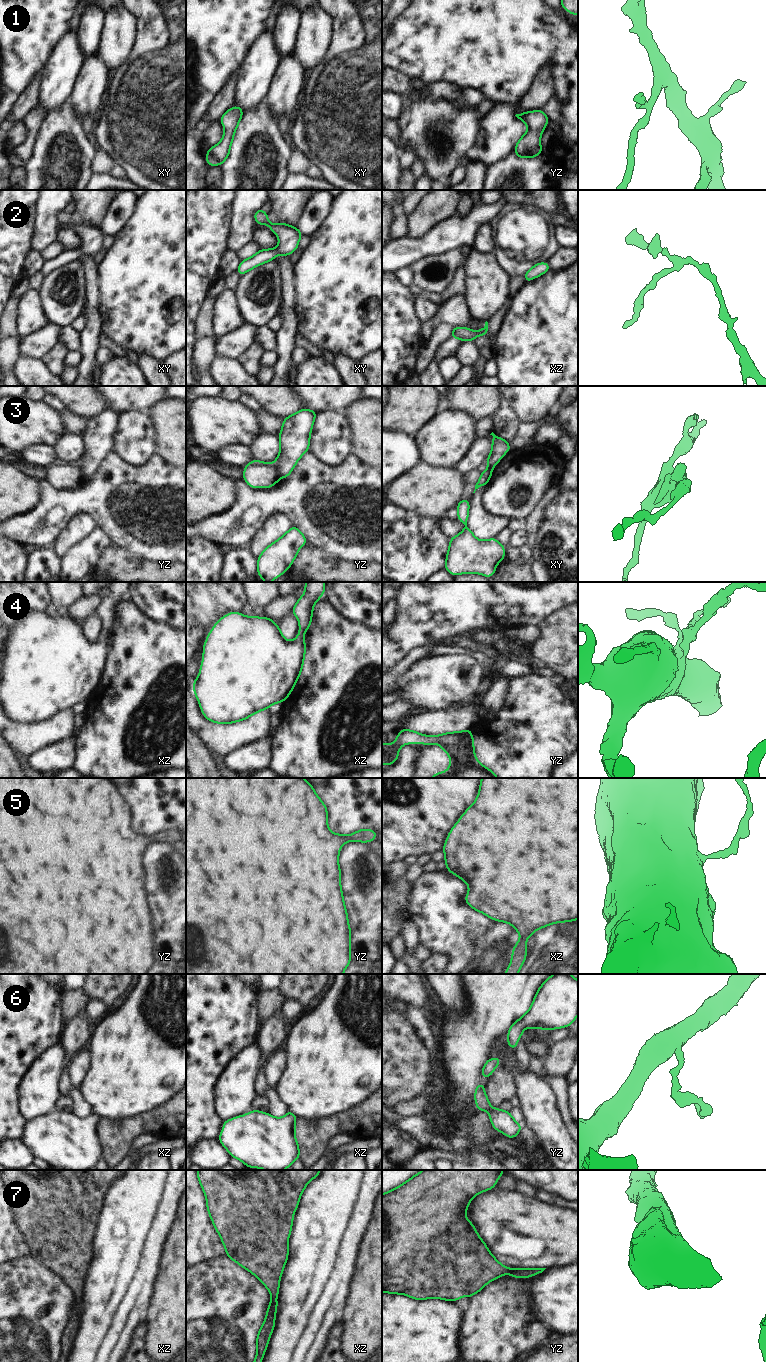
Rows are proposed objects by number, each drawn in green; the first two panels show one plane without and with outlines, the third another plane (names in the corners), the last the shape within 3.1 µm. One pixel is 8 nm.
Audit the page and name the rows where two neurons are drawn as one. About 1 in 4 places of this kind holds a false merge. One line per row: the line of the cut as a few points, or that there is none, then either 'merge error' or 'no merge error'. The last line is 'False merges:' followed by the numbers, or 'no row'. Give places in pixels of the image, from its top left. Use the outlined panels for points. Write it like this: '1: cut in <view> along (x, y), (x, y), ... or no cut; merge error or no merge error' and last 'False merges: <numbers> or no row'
1: no cut; no merge error
2: no cut; no merge error
3: cut in yz along (276, 467), (281, 477); merge error
4: no cut; no merge error
5: no cut; no merge error
6: no cut; no merge error
7: no cut; no merge error
False merges: 3

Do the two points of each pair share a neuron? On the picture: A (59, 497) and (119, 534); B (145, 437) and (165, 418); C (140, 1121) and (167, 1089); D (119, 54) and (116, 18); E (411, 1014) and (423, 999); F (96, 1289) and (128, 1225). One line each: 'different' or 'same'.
A: same
B: different
C: different
D: same
E: different
F: same

